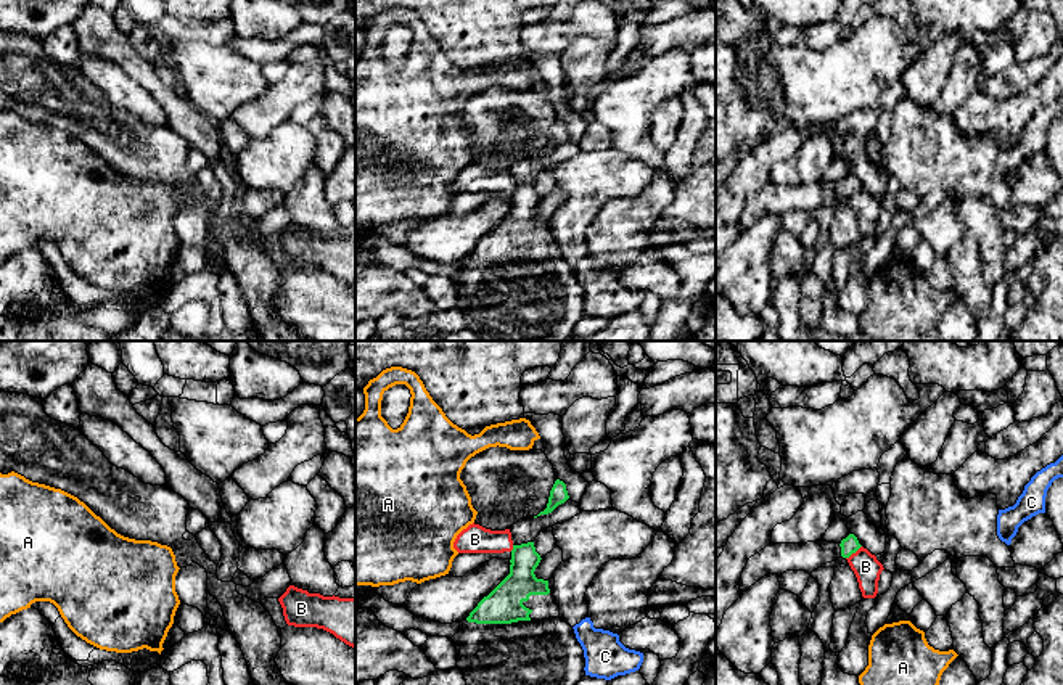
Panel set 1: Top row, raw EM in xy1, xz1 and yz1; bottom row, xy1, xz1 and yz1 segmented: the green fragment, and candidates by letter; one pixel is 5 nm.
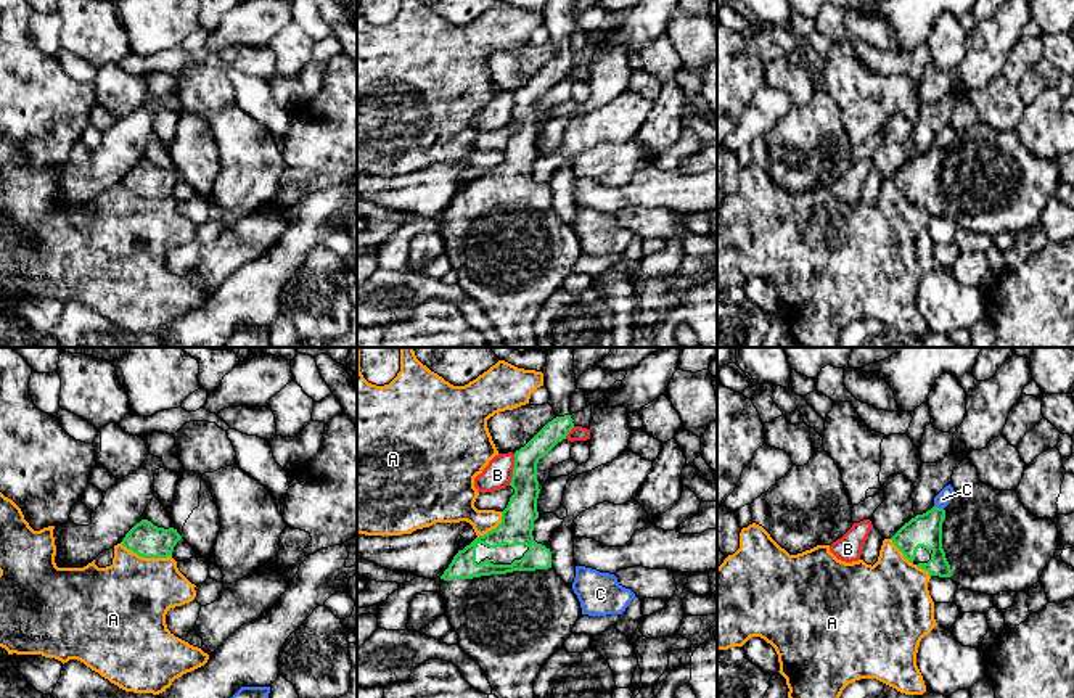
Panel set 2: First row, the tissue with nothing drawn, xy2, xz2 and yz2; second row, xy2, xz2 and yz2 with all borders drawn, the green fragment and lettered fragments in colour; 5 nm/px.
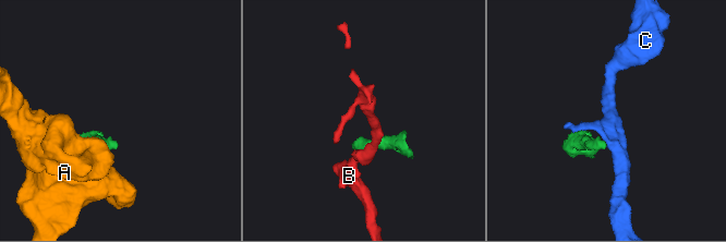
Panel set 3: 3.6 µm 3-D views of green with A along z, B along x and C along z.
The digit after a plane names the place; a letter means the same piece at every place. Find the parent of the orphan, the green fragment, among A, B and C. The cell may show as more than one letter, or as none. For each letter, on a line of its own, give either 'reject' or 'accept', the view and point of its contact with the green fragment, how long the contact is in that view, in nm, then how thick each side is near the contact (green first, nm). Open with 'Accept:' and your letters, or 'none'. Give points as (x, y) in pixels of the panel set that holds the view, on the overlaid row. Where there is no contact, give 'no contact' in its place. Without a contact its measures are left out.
Accept: none
A: reject; meets green in xy2 at (147, 557); contact 260 nm long; 170 nm thick on the green side, 400 nm on the other
B: reject; meets green in xz2 at (513, 470); contact 160 nm long; 160 nm thick on the green side, 150 nm on the other
C: reject; meets green in yz2 at (939, 509); contact 50 nm long; 160 nm thick on the green side, 80 nm on the other

